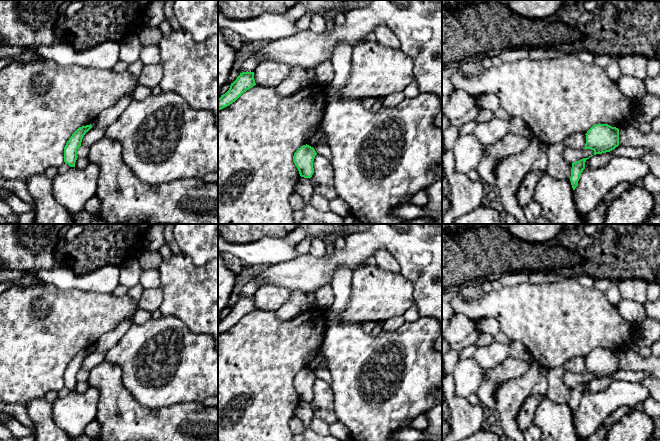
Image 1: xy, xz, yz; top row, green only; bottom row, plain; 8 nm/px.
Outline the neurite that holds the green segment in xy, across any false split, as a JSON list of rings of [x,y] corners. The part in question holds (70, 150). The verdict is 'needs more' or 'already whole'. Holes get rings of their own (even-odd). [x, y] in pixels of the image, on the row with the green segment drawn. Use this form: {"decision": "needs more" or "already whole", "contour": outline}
{"decision": "already whole", "contour": [[[92,125],[79,127],[69,138],[64,147],[64,162],[70,167],[75,167],[78,158],[77,149],[81,146],[84,135],[92,128]]]}

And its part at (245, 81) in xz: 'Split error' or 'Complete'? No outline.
Complete

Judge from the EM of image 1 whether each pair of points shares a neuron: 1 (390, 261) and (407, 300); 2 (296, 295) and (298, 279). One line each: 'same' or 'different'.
1: different
2: different

